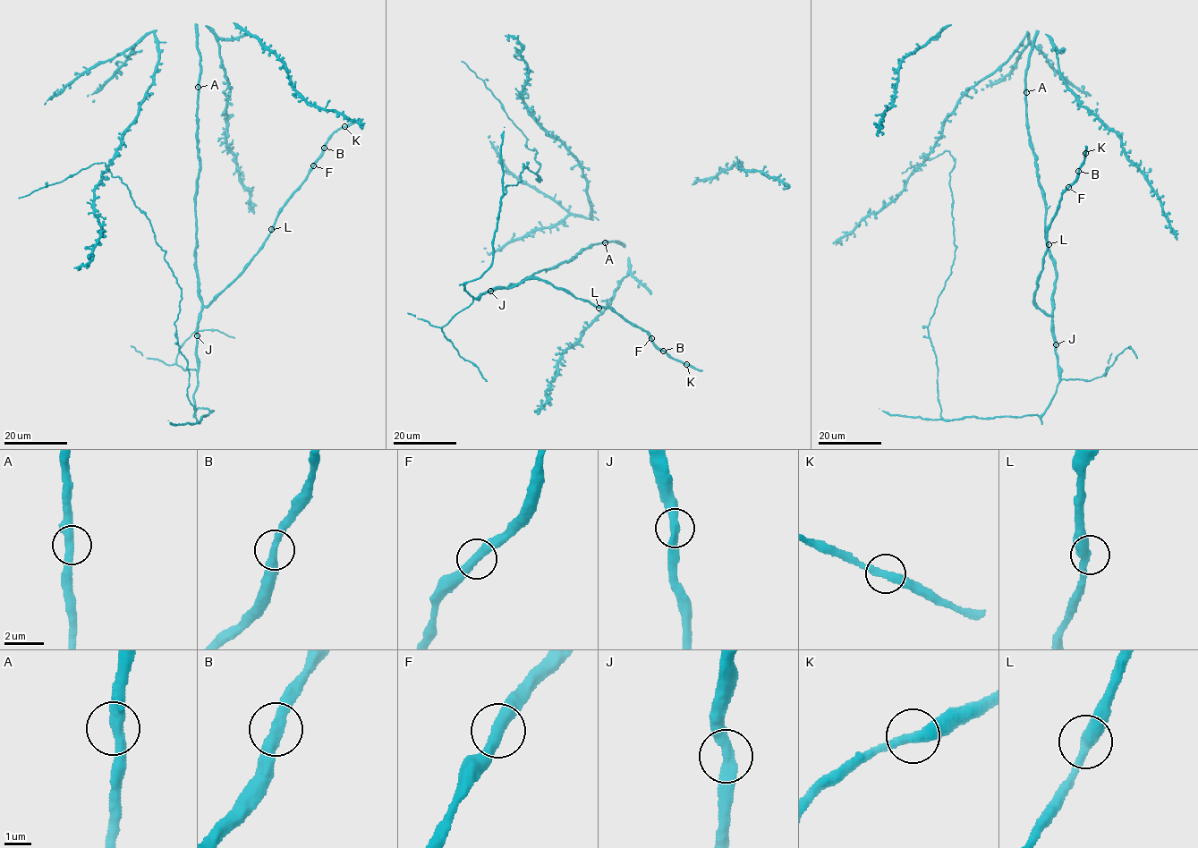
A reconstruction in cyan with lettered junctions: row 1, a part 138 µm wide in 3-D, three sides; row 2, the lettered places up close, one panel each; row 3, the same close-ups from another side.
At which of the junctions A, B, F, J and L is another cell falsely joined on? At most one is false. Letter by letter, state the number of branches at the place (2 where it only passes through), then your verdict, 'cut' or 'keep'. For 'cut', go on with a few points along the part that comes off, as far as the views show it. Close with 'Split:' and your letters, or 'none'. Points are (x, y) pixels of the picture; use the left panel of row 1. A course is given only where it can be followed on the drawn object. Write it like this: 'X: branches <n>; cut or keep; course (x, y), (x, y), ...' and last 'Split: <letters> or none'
A: branches 2; keep
B: branches 2; keep
F: branches 2; keep
J: branches 2; keep
L: branches 2; keep
Split: none

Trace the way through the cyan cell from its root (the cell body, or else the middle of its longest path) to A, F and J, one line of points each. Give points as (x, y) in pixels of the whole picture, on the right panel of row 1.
A: (1009, 416), (1040, 415), (1059, 380), (1052, 318), (1055, 260), (1046, 241), (1045, 201), (1030, 139), (1026, 92)
F: (1009, 416), (1040, 415), (1059, 380), (1052, 318), (1037, 307), (1033, 294), (1042, 267), (1049, 225), (1068, 187)
J: (1009, 416), (1040, 415), (1049, 405), (1059, 380), (1056, 344)

